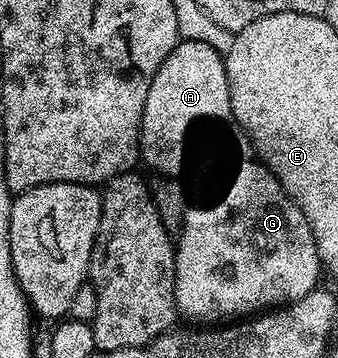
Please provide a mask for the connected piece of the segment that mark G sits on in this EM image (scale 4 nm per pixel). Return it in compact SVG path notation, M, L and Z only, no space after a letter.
M240 161L239 167L208 196L204 202L188 205L187 214L183 217L183 224L177 234L175 246L175 309L180 315L192 318L195 324L223 324L228 320L243 320L248 316L258 315L272 308L287 305L289 302L301 300L310 290L320 285L321 263L319 249L315 243L315 237L311 231L311 225L307 223L307 217L297 208L297 204L286 192L283 186L276 180L274 174L263 165L262 161Z

